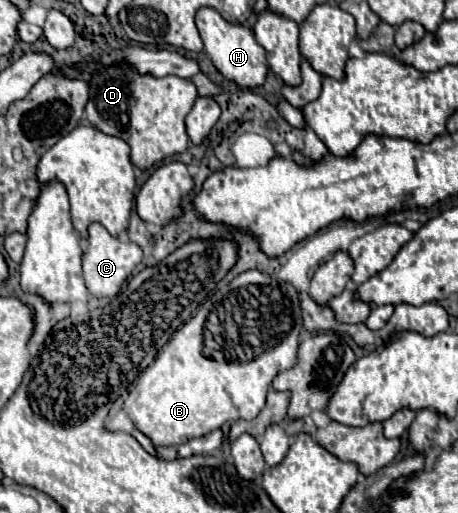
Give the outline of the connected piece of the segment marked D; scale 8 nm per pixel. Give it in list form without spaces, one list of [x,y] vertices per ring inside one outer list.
[[[115,64],[93,74],[89,86],[91,98],[85,108],[89,124],[107,136],[125,140],[131,146],[133,166],[147,170],[163,158],[187,150],[189,136],[185,132],[185,116],[197,100],[197,90],[189,80],[177,76],[141,76],[127,64]]]

